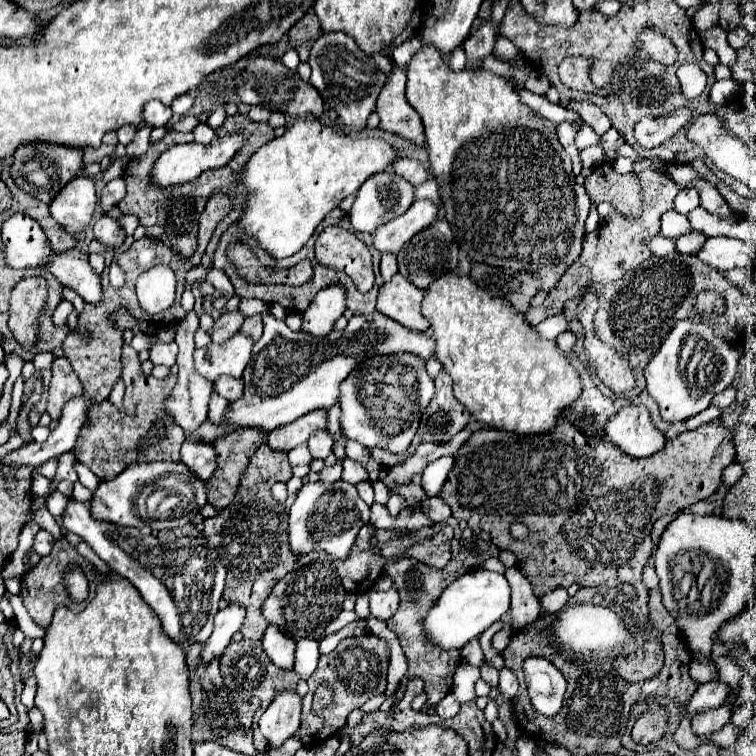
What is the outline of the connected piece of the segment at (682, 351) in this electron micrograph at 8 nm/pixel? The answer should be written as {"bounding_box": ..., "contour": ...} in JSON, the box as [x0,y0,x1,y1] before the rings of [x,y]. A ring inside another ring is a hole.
{"bounding_box":[646,320,738,422],"contour":[[[682,320],[674,326],[670,336],[646,366],[646,392],[658,404],[664,422],[684,422],[706,410],[712,398],[732,384],[736,378],[738,358],[738,350],[718,338],[708,324]]]}

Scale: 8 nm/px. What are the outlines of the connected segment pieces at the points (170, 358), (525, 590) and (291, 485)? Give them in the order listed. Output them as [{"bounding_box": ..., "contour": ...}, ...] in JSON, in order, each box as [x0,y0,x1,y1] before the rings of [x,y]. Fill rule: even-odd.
[{"bounding_box":[150,342,178,368],"contour":[[[156,342],[152,348],[150,348],[150,362],[154,366],[162,364],[162,366],[168,366],[172,368],[176,364],[176,354],[178,354],[178,344],[176,342]]]},{"bounding_box":[504,566,540,630],"contour":[[[516,566],[504,572],[510,588],[512,588],[512,604],[510,604],[510,622],[516,630],[528,626],[540,614],[540,600],[532,592],[532,584],[518,572]]]},{"bounding_box":[285,478,302,512],"contour":[[[292,478],[288,484],[286,484],[286,488],[288,490],[288,497],[286,498],[285,506],[286,506],[286,512],[290,509],[291,505],[294,502],[295,496],[300,488],[302,488],[302,480],[300,478]]]}]

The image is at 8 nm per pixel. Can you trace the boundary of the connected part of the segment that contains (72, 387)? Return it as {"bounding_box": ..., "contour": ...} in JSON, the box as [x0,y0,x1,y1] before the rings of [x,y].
{"bounding_box":[48,356,82,420],"contour":[[[66,356],[54,358],[52,380],[50,380],[50,390],[48,390],[48,414],[54,420],[58,420],[64,404],[78,394],[82,394],[82,384],[78,376],[74,374],[70,362],[66,360]]]}

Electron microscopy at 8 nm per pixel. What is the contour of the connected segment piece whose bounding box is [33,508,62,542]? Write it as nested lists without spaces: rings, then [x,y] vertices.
[[[47,508],[37,510],[33,521],[41,528],[48,530],[54,536],[56,542],[62,537],[61,528],[50,512],[48,512]]]

